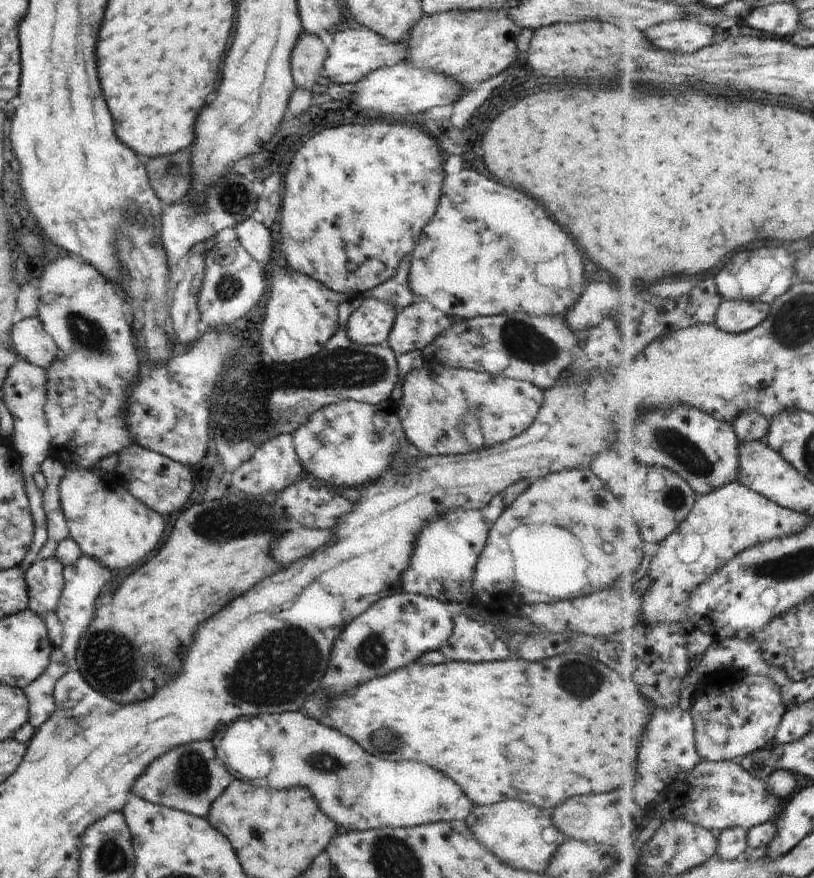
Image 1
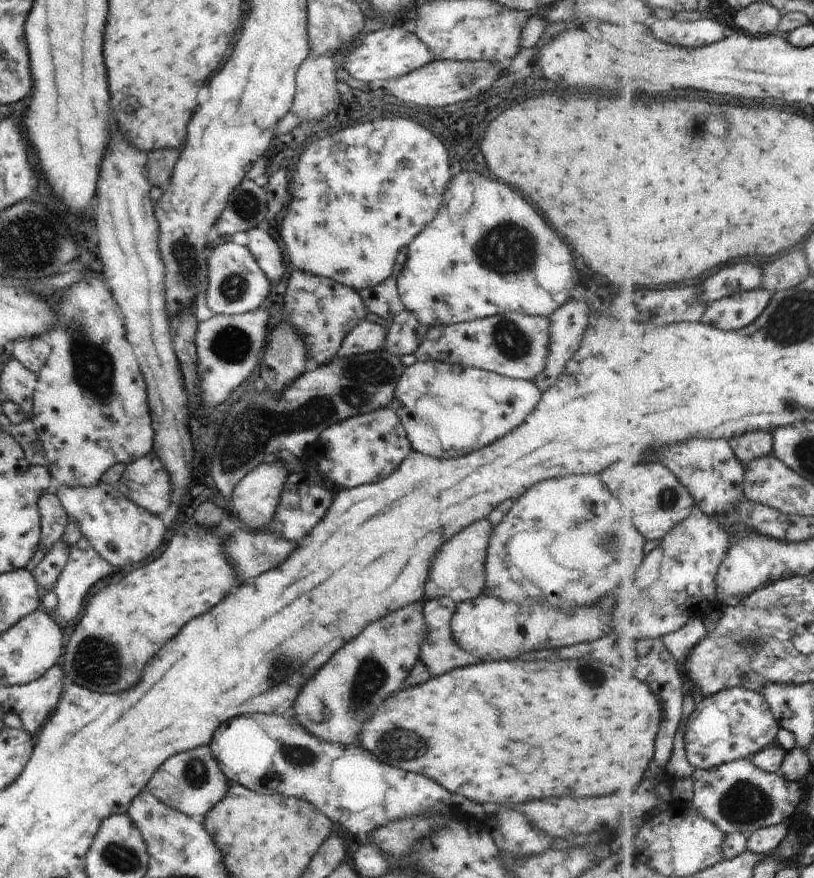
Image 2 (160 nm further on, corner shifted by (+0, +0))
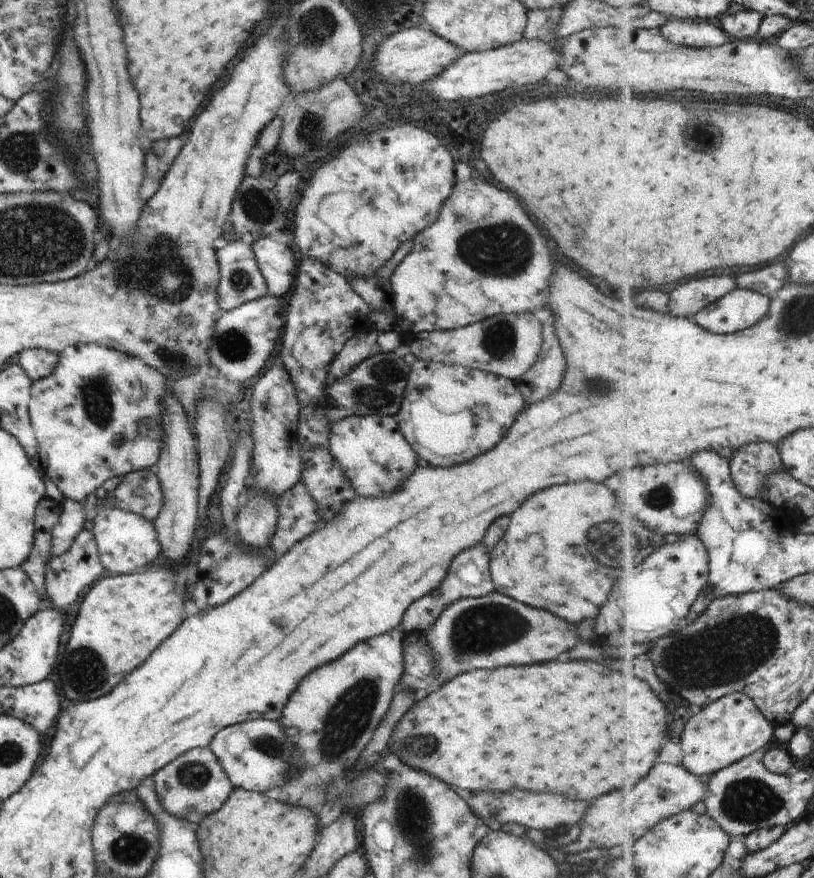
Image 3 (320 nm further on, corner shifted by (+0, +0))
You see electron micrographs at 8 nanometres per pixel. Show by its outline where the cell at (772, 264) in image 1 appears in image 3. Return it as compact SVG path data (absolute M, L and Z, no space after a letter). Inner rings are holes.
M706 276L692 280L672 292L670 310L674 316L695 319L736 288L737 278L732 276Z

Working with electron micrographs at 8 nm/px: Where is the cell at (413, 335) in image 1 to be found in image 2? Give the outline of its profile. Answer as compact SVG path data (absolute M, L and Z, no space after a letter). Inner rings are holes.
M406 310L397 314L390 324L385 338L386 350L395 357L415 353L430 328Z

